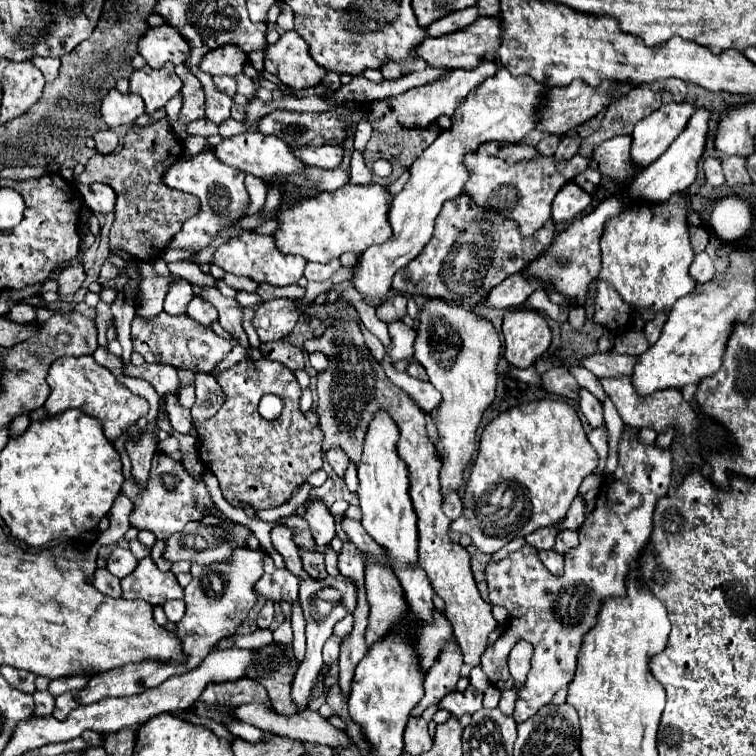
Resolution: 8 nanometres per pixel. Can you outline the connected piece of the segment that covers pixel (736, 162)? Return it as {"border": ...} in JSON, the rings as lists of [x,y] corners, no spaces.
{"border":[[[739,156],[723,158],[721,166],[723,166],[723,172],[725,172],[727,184],[733,186],[733,184],[749,184],[751,182],[747,168],[745,168],[745,158],[739,158]]]}

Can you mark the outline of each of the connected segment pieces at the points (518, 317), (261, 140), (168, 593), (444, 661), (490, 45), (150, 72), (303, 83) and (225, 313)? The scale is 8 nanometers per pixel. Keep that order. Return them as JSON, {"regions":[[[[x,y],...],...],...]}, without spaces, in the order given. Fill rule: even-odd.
{"regions":[[[[507,310],[503,318],[505,358],[517,368],[529,368],[551,346],[551,330],[537,310]]],[[[245,132],[233,138],[225,138],[221,144],[215,146],[213,150],[221,162],[227,162],[229,166],[235,166],[243,170],[245,174],[255,174],[259,178],[273,178],[273,176],[295,176],[295,174],[305,174],[307,166],[301,158],[295,156],[293,148],[287,146],[281,138],[277,136],[265,136],[261,132]]],[[[149,556],[139,560],[137,568],[121,580],[121,588],[123,598],[141,598],[153,606],[171,598],[183,598],[183,588],[175,574],[171,570],[161,572]]],[[[451,642],[451,646],[447,646],[447,650],[441,652],[439,660],[431,666],[431,670],[425,674],[425,696],[421,698],[421,702],[411,710],[411,716],[421,716],[421,712],[431,706],[431,704],[439,704],[443,696],[455,692],[457,680],[461,678],[459,670],[463,664],[463,656],[461,650],[455,642]]],[[[479,16],[471,26],[457,30],[453,34],[441,36],[441,38],[425,38],[417,48],[415,54],[419,54],[423,60],[427,60],[429,66],[435,68],[465,68],[471,70],[475,66],[479,66],[479,62],[485,60],[487,52],[497,52],[499,46],[503,42],[503,26],[501,26],[501,18],[483,18]]],[[[165,64],[159,70],[149,66],[135,70],[129,82],[131,82],[131,92],[139,94],[145,100],[147,114],[153,114],[159,108],[163,108],[181,90],[181,80],[175,74],[175,66],[171,64]]],[[[285,32],[277,44],[265,48],[265,70],[293,90],[317,86],[327,74],[313,62],[307,42],[297,32]]],[[[203,288],[201,298],[205,298],[207,302],[211,302],[217,312],[219,312],[219,324],[237,338],[237,344],[241,344],[243,348],[251,348],[249,340],[247,340],[247,332],[243,328],[243,308],[239,306],[237,300],[231,300],[227,296],[223,296],[219,290],[211,290],[211,288]]]]}

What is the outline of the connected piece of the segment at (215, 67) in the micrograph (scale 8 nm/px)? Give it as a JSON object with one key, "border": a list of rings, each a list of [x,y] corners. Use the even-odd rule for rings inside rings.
{"border":[[[219,46],[203,56],[199,70],[211,76],[221,76],[221,74],[235,76],[243,70],[245,62],[247,54],[239,46]]]}

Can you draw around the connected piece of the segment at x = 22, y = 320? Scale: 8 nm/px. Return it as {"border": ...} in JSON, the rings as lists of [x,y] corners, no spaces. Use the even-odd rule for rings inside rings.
{"border":[[[15,304],[9,314],[9,320],[15,320],[19,324],[29,324],[33,320],[37,320],[37,306],[29,306],[29,304]]]}

